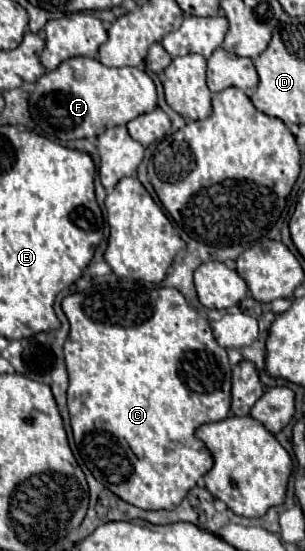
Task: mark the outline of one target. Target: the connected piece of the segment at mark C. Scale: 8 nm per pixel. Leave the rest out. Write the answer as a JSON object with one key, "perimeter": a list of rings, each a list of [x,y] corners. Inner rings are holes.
{"perimeter":[[[121,279],[113,285],[103,283],[91,289],[85,289],[81,293],[67,295],[63,299],[63,311],[71,323],[71,333],[65,341],[65,363],[68,373],[69,386],[67,389],[67,405],[71,413],[71,429],[73,439],[79,449],[79,455],[87,469],[93,473],[93,477],[103,483],[109,491],[113,491],[123,501],[139,507],[139,509],[175,509],[183,497],[197,485],[197,481],[213,467],[213,457],[203,441],[195,437],[195,429],[203,423],[221,421],[229,415],[231,405],[231,365],[227,359],[227,351],[217,345],[211,325],[207,319],[203,319],[195,309],[191,309],[185,301],[185,297],[173,289],[173,287],[161,287],[161,289],[147,289],[141,283],[133,279]]]}

